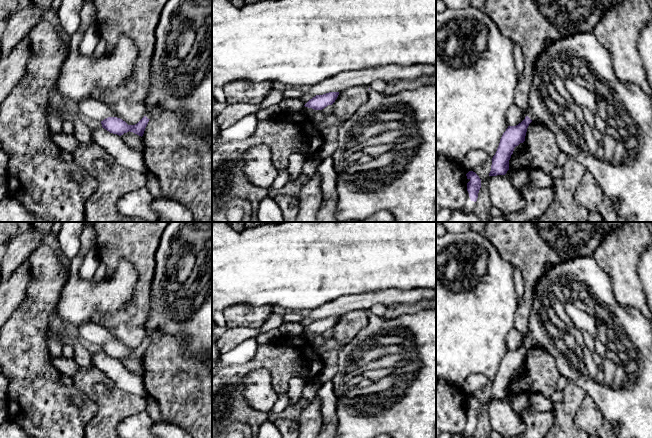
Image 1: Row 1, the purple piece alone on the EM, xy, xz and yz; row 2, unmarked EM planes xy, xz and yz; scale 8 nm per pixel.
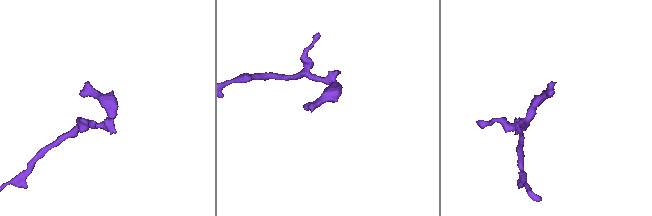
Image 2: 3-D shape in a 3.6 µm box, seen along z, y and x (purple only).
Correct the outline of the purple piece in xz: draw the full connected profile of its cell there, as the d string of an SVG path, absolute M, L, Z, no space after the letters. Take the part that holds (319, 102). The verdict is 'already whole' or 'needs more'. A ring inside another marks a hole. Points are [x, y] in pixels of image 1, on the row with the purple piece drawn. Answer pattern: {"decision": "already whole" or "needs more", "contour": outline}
{"decision": "already whole", "contour": "M329 92L323 95L316 95L310 99L304 106L314 110L322 110L328 105L332 105L337 99L339 92Z"}

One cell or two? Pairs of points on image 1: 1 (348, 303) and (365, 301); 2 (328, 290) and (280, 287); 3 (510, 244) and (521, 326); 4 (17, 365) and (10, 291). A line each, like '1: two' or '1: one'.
1: one
2: one
3: one
4: two

